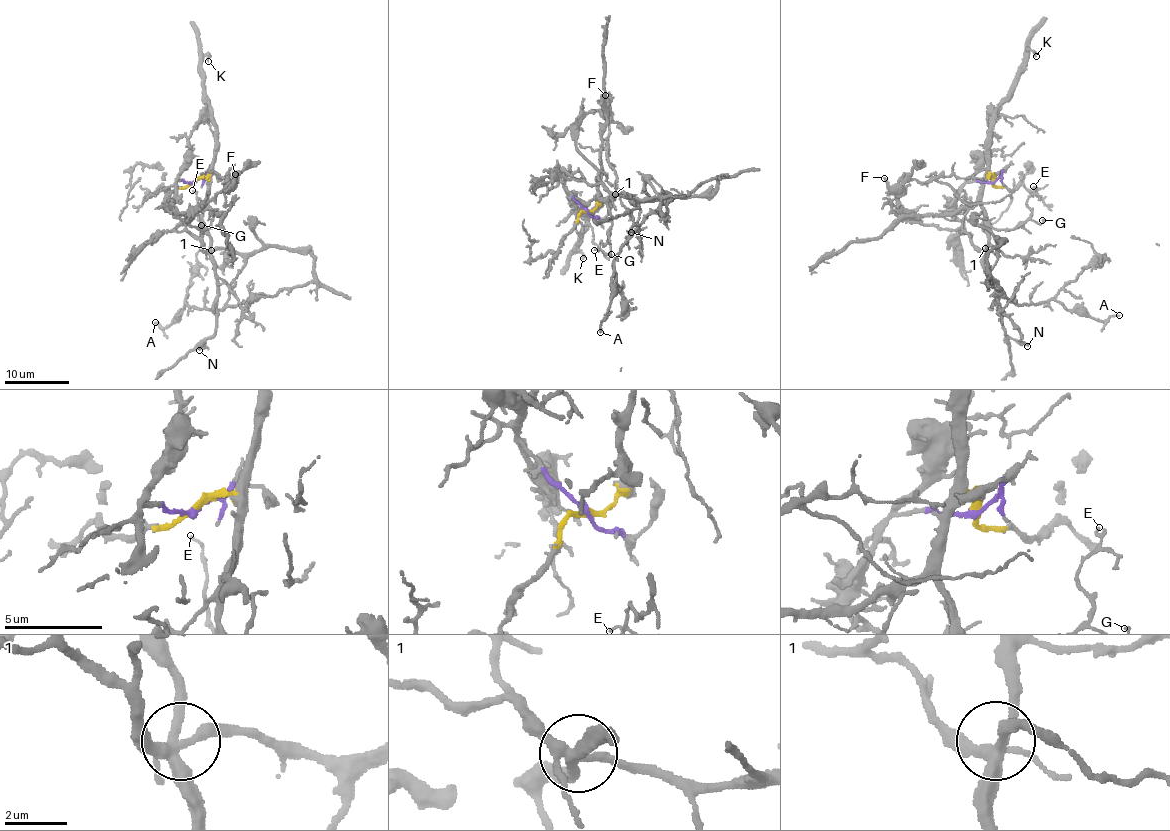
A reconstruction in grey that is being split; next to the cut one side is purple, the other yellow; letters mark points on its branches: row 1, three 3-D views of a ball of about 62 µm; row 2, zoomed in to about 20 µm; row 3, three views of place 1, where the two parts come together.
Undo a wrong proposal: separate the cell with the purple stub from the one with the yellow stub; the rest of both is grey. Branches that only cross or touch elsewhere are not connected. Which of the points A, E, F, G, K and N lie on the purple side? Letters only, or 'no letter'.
A, F

